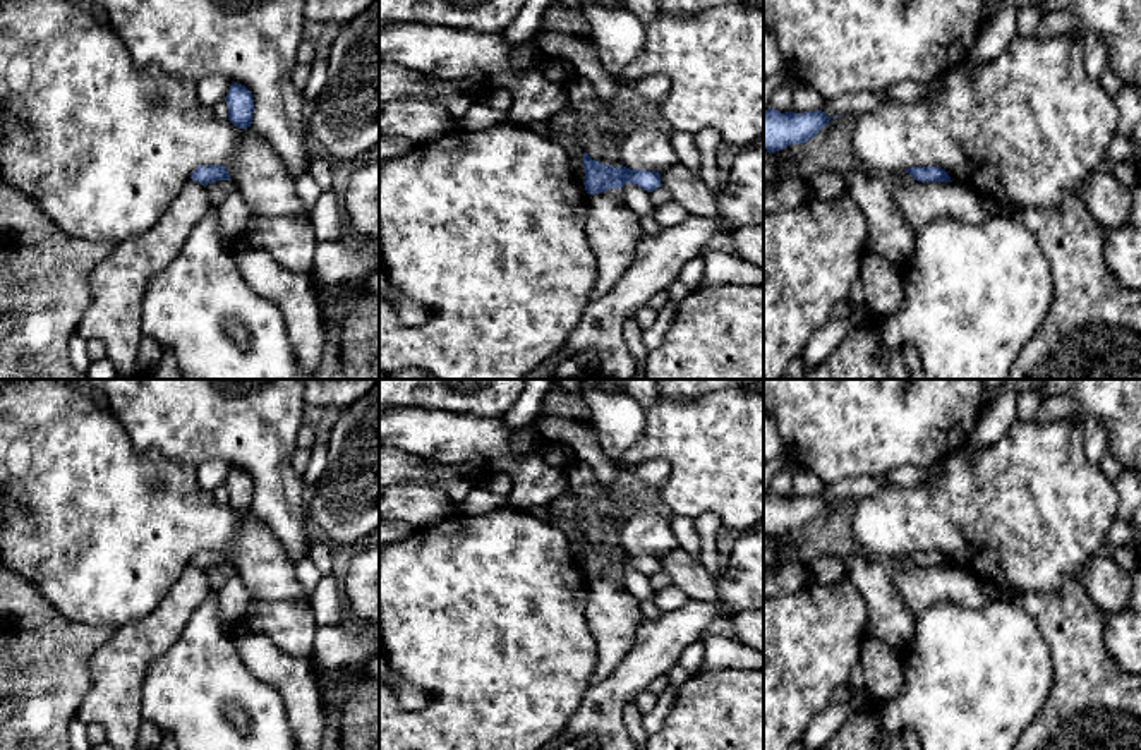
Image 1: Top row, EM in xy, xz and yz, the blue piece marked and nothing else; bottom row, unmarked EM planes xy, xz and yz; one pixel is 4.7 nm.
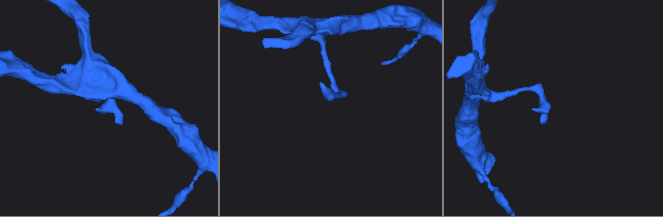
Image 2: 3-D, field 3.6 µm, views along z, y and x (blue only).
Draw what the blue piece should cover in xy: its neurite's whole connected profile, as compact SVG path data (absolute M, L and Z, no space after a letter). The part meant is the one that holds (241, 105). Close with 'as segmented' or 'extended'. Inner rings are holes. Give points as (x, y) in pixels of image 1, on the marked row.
M233 82L225 101L228 105L228 120L238 129L251 127L254 113L251 91L245 86Z | as segmented

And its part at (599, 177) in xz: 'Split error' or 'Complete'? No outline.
Complete

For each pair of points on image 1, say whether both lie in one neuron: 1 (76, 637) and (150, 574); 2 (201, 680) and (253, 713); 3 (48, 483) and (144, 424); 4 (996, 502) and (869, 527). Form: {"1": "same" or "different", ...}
{"1": "different", "2": "same", "3": "different", "4": "same"}

